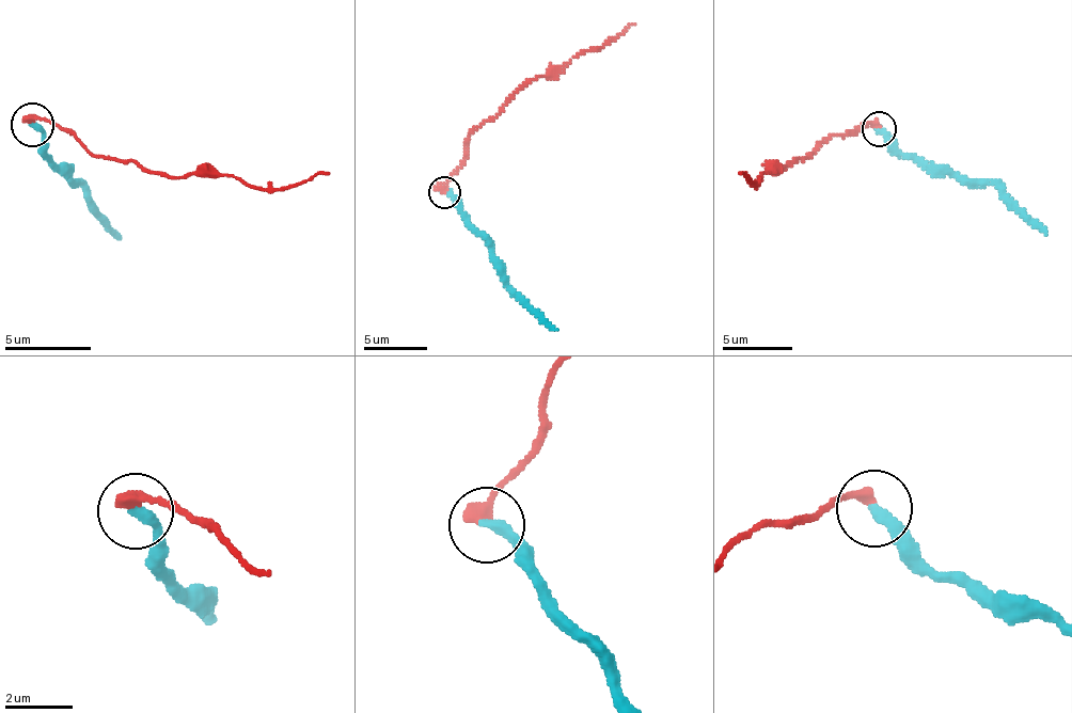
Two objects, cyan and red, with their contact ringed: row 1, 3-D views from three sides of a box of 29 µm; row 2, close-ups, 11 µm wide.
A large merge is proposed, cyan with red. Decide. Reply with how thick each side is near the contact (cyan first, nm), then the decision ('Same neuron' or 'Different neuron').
Thickness 340 nm (cyan) against 400 nm. Different neuron

